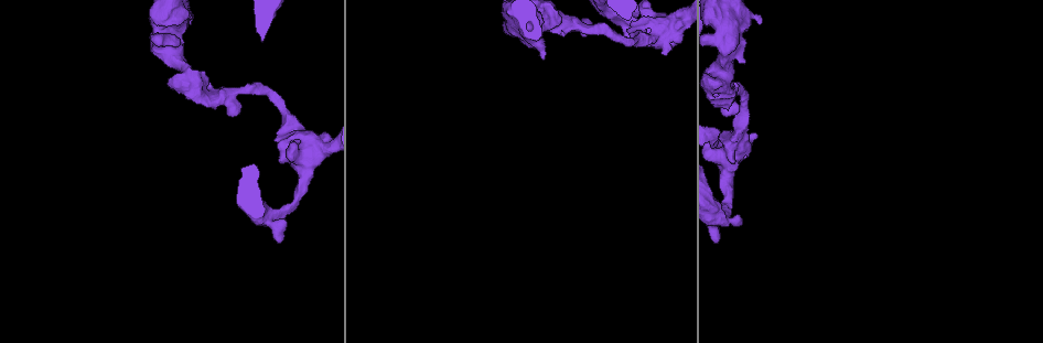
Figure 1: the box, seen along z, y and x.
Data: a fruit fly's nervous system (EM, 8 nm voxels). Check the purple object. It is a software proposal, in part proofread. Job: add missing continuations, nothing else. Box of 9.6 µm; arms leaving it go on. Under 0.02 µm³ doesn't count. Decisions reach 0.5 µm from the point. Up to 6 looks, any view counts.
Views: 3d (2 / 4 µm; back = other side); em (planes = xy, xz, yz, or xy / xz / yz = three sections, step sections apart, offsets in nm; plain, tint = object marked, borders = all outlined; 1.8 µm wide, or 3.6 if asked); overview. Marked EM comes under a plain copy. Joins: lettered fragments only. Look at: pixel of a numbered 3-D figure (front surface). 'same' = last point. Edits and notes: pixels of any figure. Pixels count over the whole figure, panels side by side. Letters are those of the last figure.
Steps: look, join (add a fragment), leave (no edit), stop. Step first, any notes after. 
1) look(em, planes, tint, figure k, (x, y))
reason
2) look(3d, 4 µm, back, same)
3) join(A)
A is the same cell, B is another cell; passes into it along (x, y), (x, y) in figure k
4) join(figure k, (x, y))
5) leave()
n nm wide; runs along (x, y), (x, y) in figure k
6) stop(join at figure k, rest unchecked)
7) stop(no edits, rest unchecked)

look(em, planes, tint, figure 1, (720, 81))
branch stops here

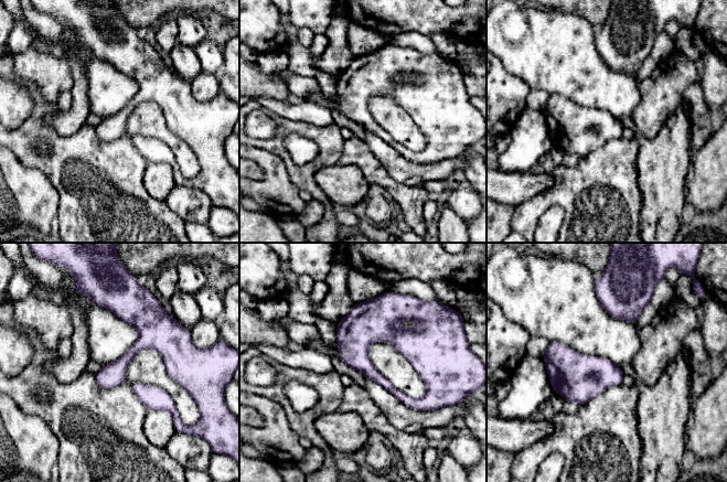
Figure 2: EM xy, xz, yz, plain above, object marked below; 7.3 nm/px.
look(em, planes, borders, same)
what lies round it

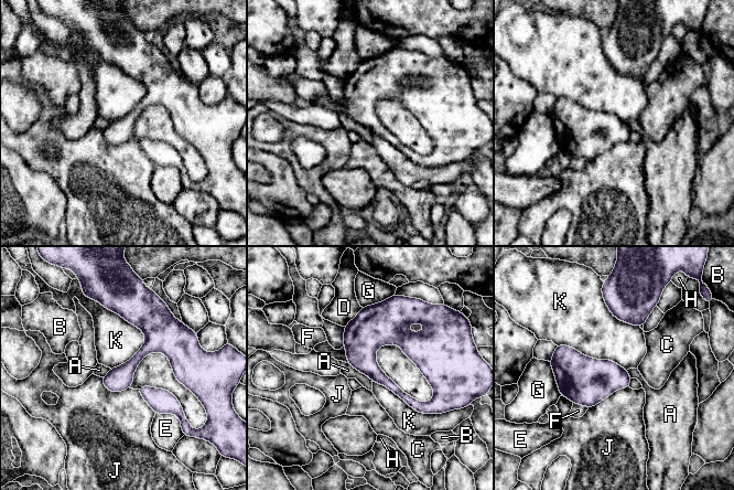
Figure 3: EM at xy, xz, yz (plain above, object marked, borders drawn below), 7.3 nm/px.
leave()
A, B, C, D, E, F, G, H, J and K are other cells; border along (93, 299), (146, 338), (119, 366) in figure 3; no lettered fragment goes on from it

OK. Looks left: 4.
look(3d, 4 µm, figure 1, (738, 225))
an open end

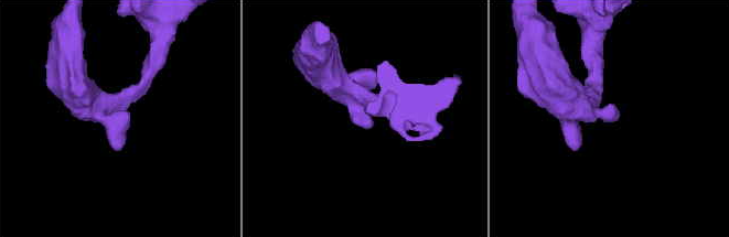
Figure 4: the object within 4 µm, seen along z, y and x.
look(em, planes, borders, figure 4, (612, 118))

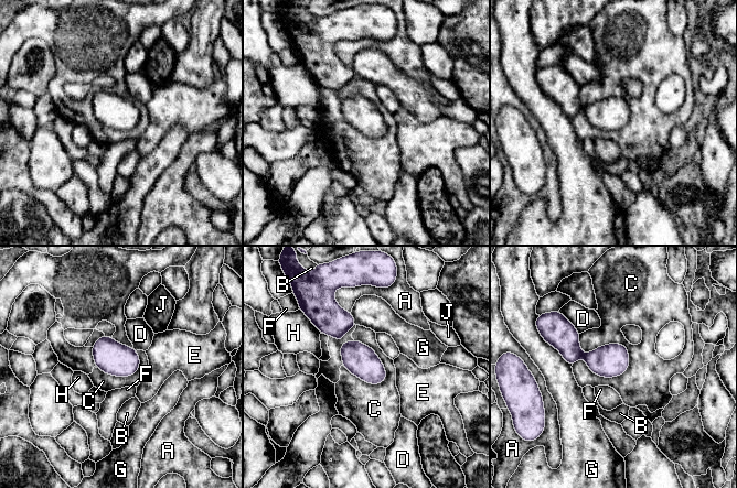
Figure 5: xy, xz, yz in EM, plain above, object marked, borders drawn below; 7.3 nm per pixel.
leave()
C touches over 440 nm; A, B, C, D, E, F, G, H and J are other cells; border along (579, 334), (628, 369) in figure 5; no lettered fragment goes on from it

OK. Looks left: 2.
look(3d, 4 µm, figure 1, (736, 149))
looks like a crossing

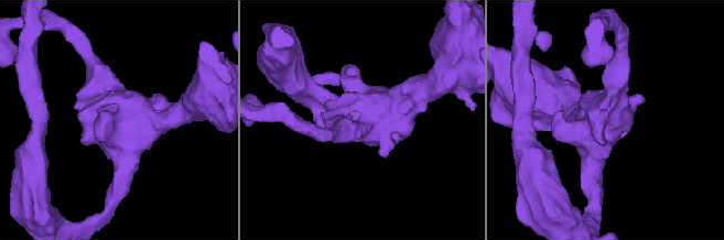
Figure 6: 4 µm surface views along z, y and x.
look(em, 3.6 µm, planes, borders, figure 6, (120, 119))
shape alone is not enough

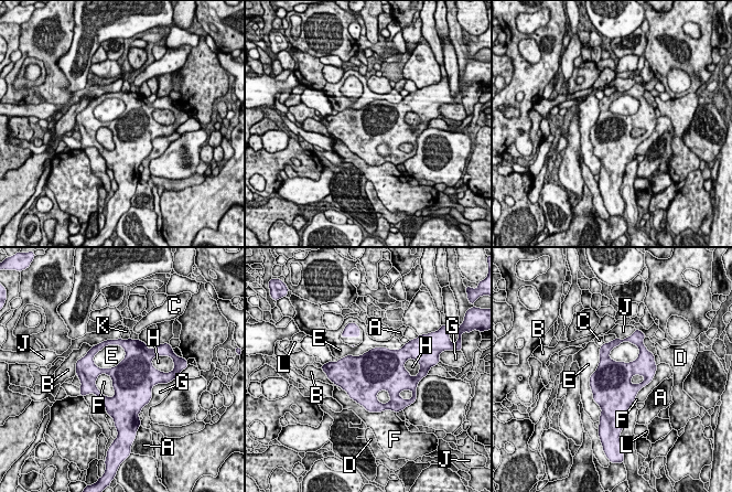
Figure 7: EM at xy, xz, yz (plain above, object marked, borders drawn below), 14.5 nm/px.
leave()
500 nm wide; A, B, C, D, E, F, G, H, J, K and L are other cells; border along (126, 352), (111, 367), (93, 361) in figure 7; no lettered fragment goes on from it

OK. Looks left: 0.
stop(no edits, rest unchecked)

